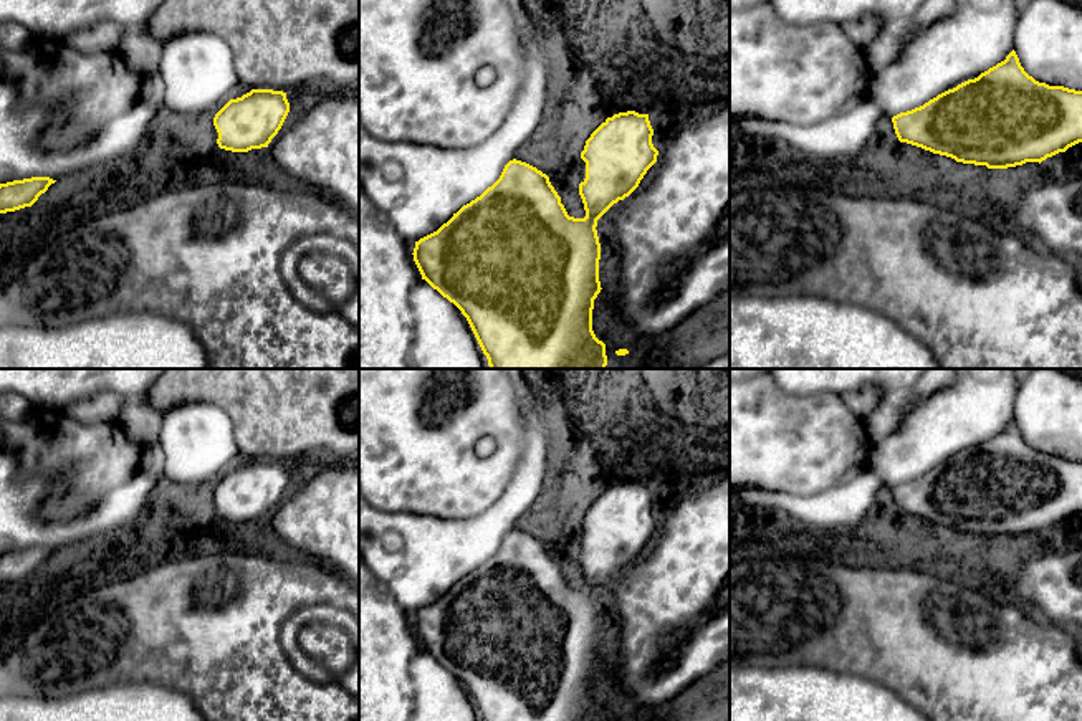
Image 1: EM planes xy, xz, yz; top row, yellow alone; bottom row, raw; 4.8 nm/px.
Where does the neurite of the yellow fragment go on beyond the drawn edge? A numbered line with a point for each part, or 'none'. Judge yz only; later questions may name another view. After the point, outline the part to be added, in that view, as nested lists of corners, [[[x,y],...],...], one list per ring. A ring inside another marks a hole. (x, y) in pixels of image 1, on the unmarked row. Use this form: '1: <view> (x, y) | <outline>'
none

